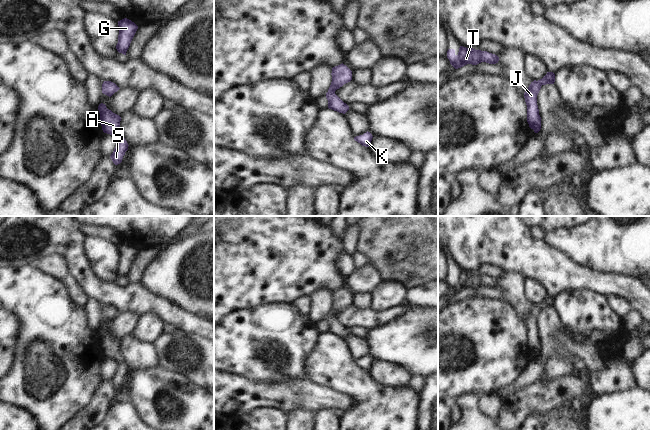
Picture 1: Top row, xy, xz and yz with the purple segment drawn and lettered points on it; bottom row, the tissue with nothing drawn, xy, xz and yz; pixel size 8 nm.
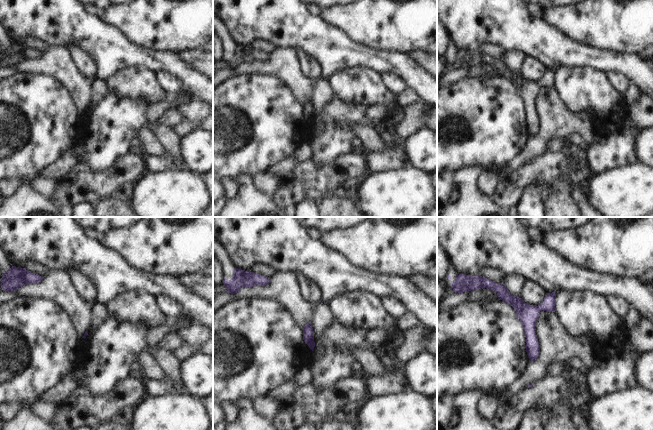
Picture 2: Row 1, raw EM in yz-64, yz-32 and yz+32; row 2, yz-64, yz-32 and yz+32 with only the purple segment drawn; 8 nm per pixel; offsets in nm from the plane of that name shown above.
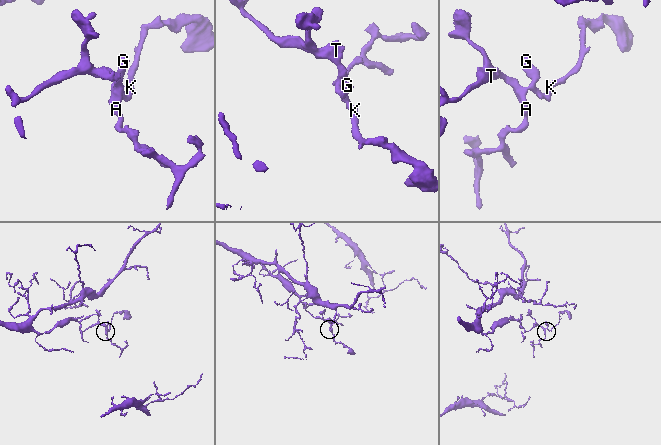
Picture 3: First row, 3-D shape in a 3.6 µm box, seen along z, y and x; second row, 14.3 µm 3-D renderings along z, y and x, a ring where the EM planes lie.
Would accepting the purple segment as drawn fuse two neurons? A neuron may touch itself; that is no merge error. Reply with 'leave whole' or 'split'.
leave whole

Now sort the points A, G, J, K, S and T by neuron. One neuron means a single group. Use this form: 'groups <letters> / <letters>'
groups A G J K S T

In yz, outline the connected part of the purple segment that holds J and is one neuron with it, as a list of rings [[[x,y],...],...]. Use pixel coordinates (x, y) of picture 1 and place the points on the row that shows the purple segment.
[[[547,72],[547,74],[540,80],[534,80],[529,85],[528,89],[524,93],[525,102],[527,105],[527,122],[529,127],[538,133],[541,129],[541,117],[539,115],[539,109],[537,105],[537,95],[542,85],[554,84],[555,74],[553,72]]]

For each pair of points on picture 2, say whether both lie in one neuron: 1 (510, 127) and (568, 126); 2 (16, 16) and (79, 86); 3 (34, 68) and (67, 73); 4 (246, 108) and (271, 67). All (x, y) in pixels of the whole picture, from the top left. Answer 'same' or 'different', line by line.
1: different
2: different
3: same
4: different

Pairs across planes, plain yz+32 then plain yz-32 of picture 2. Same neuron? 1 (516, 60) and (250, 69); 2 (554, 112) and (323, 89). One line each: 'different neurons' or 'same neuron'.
1: same neuron
2: same neuron

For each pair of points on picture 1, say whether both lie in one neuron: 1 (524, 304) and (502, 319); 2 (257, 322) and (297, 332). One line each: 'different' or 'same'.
1: different
2: same

